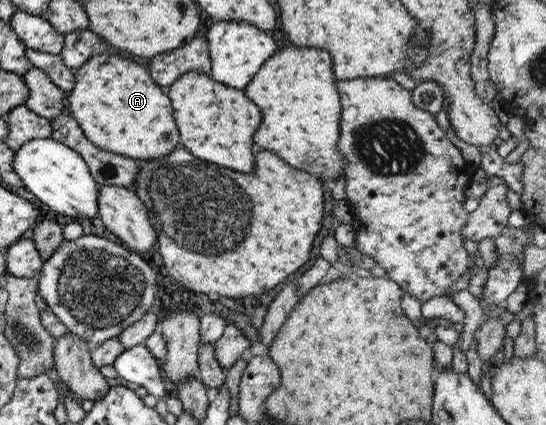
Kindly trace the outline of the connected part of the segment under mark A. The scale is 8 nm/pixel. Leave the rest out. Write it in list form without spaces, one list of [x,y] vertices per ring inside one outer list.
[[[97,55],[73,73],[75,87],[67,99],[66,113],[93,145],[136,161],[165,157],[180,146],[168,95],[153,83],[145,67],[121,56]]]

